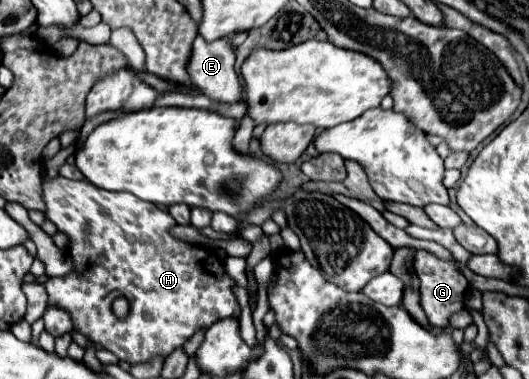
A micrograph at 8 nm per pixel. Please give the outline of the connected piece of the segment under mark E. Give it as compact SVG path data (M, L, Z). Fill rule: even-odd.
M197 34L197 38L193 40L193 50L187 62L187 74L191 78L191 82L201 88L201 92L213 100L221 100L221 102L239 102L243 100L243 88L239 84L239 78L235 74L235 52L229 44L229 38L225 40L201 40L201 36Z

